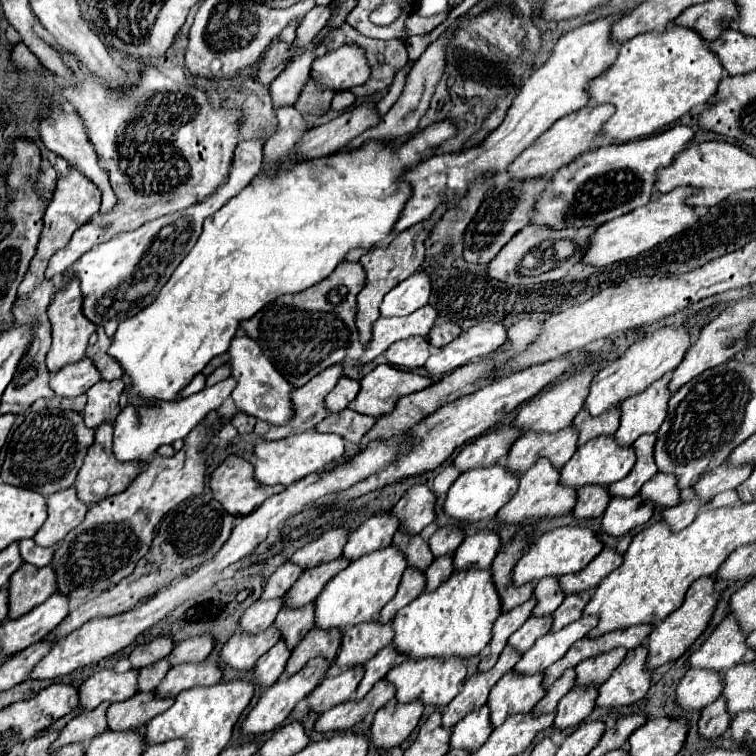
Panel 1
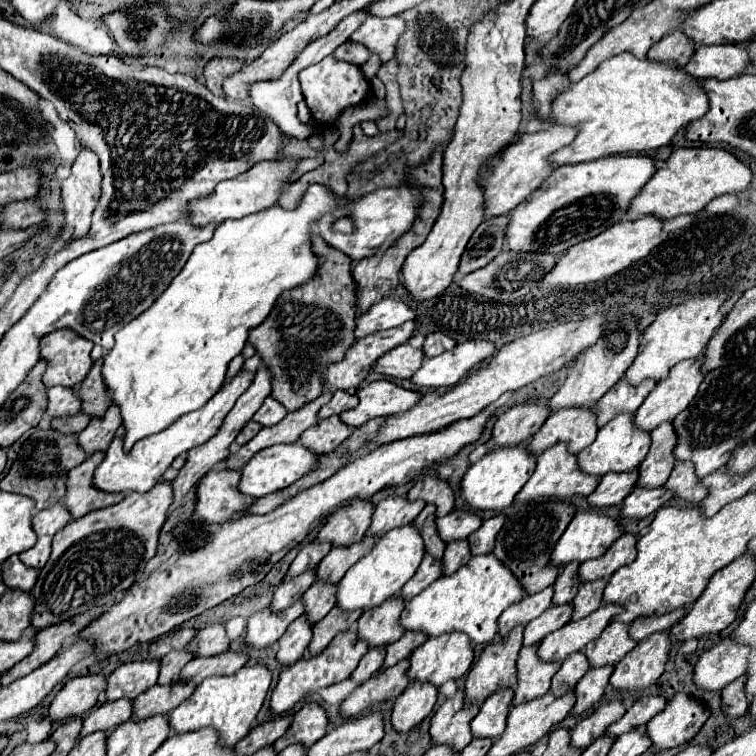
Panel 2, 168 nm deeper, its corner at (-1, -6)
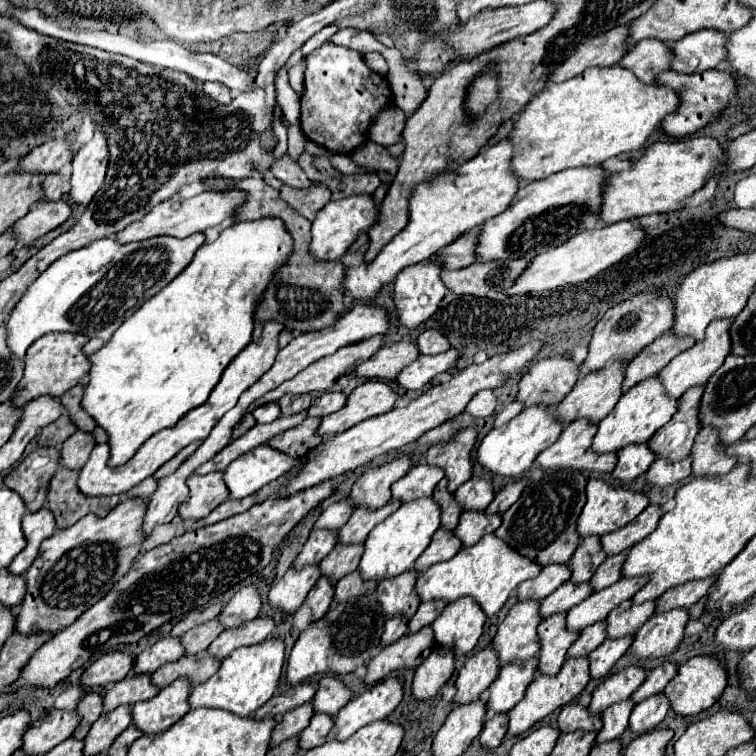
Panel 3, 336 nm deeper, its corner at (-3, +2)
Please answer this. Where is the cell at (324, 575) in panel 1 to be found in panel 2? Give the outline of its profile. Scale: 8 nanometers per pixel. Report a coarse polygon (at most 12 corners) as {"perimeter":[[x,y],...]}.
{"perimeter":[[373,537],[353,547],[333,547],[317,565],[315,581],[337,583],[375,545]]}

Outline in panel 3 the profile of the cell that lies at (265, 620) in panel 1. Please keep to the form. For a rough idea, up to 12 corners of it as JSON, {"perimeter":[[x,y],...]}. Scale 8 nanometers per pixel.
{"perimeter":[[313,529],[295,565],[317,565],[337,543],[339,531]]}

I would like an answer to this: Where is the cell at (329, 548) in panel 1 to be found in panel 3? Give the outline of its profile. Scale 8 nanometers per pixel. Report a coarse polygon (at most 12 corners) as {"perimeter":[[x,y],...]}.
{"perimeter":[[409,455],[369,467],[355,481],[357,507],[379,509],[413,467]]}

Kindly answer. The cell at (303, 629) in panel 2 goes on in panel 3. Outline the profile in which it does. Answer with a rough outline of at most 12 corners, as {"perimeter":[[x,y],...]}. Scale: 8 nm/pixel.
{"perimeter":[[329,577],[319,581],[309,591],[305,601],[313,611],[313,619],[327,613],[335,585]]}

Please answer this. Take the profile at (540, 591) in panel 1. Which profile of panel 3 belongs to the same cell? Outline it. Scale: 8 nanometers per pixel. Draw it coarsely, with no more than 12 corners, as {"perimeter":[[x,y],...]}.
{"perimeter":[[601,537],[581,539],[569,565],[573,583],[593,577],[605,561]]}

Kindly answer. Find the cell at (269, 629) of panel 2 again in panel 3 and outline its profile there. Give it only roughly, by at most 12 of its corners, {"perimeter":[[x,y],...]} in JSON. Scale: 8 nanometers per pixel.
{"perimeter":[[319,565],[289,567],[269,591],[271,607],[297,611],[319,577]]}

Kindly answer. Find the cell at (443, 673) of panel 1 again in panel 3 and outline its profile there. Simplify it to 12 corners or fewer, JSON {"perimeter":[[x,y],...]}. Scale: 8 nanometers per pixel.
{"perimeter":[[457,599],[433,621],[437,645],[469,655],[487,617]]}

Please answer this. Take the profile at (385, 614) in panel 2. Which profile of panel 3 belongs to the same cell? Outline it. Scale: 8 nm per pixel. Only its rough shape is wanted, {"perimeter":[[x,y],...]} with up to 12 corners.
{"perimeter":[[417,571],[377,585],[387,617],[413,617],[419,607],[413,583]]}

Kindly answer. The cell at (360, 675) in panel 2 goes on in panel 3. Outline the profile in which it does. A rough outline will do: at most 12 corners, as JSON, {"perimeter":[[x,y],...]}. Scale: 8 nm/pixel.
{"perimeter":[[405,615],[387,619],[381,645],[391,645],[407,633]]}

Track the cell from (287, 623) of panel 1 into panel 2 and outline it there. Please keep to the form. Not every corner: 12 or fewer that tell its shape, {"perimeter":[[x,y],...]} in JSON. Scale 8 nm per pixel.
{"perimeter":[[313,583],[303,593],[305,617],[317,625],[335,607],[337,587]]}

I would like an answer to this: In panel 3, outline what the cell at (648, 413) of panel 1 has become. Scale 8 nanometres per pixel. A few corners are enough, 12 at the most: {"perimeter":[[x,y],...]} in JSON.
{"perimeter":[[715,319],[705,339],[661,371],[671,397],[707,383],[731,353],[733,319]]}

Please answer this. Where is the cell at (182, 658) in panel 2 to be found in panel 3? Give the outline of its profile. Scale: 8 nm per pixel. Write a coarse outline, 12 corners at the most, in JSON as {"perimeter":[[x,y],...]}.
{"perimeter":[[219,619],[189,629],[181,637],[187,655],[207,647],[225,627]]}

